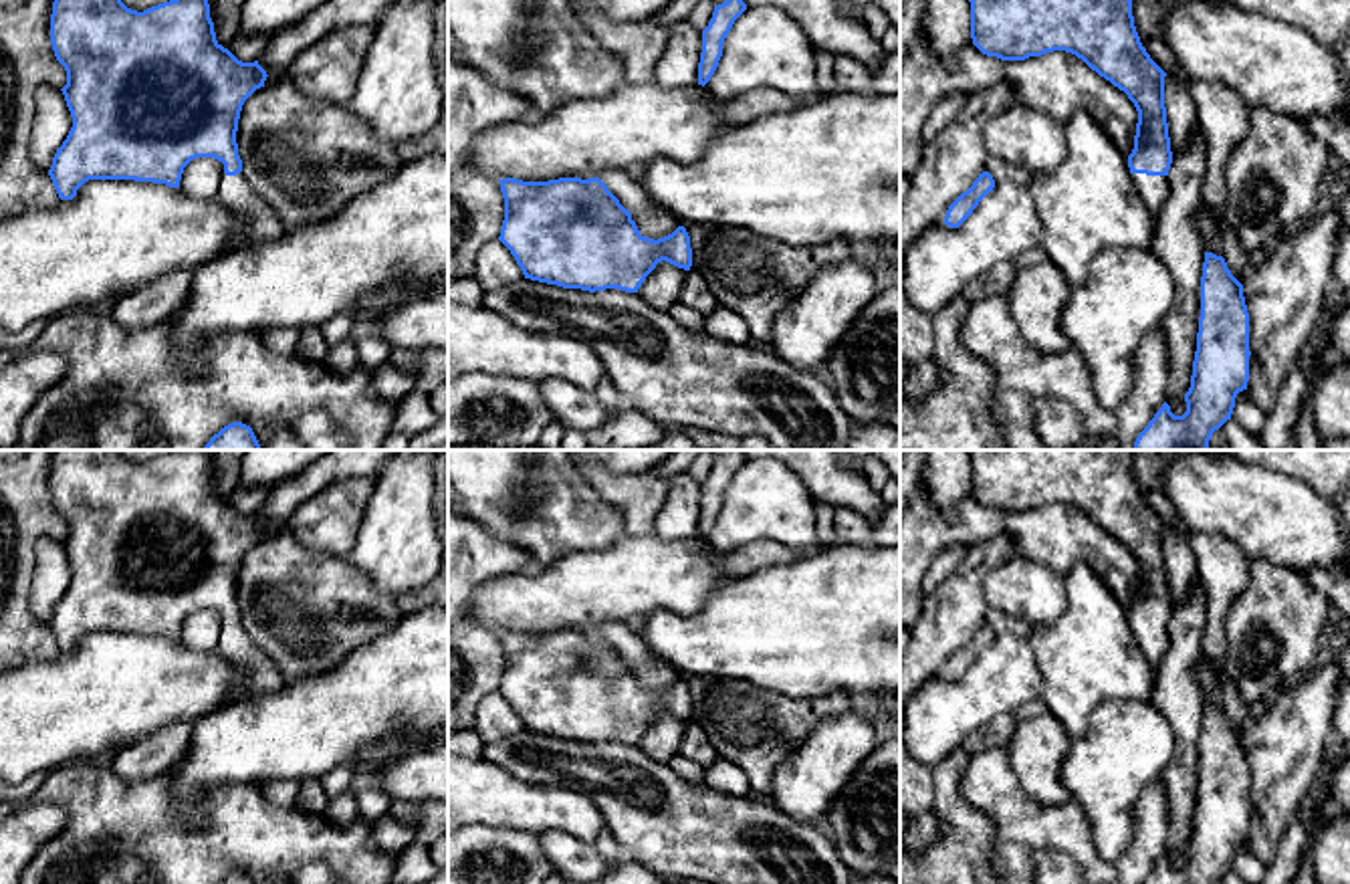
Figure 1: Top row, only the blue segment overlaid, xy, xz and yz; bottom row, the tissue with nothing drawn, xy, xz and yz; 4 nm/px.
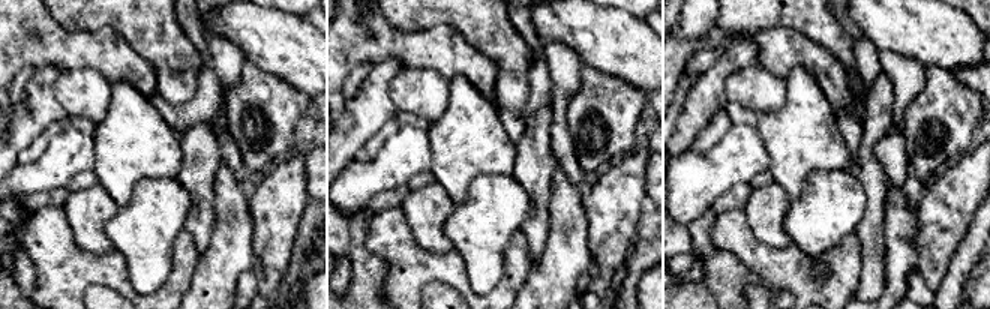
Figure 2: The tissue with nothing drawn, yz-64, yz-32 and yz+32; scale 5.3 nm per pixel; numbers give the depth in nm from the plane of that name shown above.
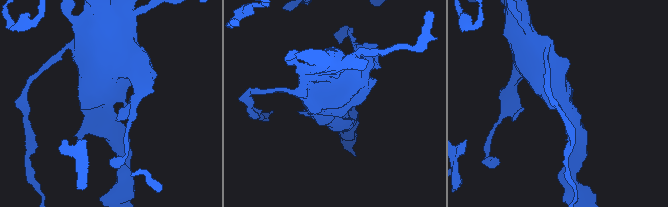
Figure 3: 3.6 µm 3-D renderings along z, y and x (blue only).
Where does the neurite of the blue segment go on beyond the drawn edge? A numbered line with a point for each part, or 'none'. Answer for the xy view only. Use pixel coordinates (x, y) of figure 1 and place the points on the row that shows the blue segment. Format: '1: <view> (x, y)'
1: xy (235, 192)

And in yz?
1: yz (1153, 188)

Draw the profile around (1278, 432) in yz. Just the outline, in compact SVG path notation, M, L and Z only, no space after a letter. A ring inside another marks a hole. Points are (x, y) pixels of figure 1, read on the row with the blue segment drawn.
M1334 285L1324 301L1322 317L1316 325L1316 331L1310 335L1304 345L1298 361L1289 369L1275 404L1265 416L1265 426L1259 434L1265 450L1293 450L1293 426L1298 422L1302 400L1308 392L1308 385L1314 377L1320 355L1328 343L1328 325L1326 317L1332 309L1340 309L1348 293Z

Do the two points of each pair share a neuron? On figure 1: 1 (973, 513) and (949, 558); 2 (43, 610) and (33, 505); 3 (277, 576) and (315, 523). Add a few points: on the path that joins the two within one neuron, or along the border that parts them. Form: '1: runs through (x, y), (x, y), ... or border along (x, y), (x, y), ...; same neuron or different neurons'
1: border along (969, 547), (947, 545), (933, 560), (925, 580); different neurons
2: border along (59, 539), (41, 539), (37, 543), (29, 590); different neurons
3: border along (287, 527), (301, 543), (346, 558); different neurons

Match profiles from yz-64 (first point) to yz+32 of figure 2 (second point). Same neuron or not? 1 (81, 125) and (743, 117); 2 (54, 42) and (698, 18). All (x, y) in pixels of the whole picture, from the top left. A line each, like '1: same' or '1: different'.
1: same
2: different

